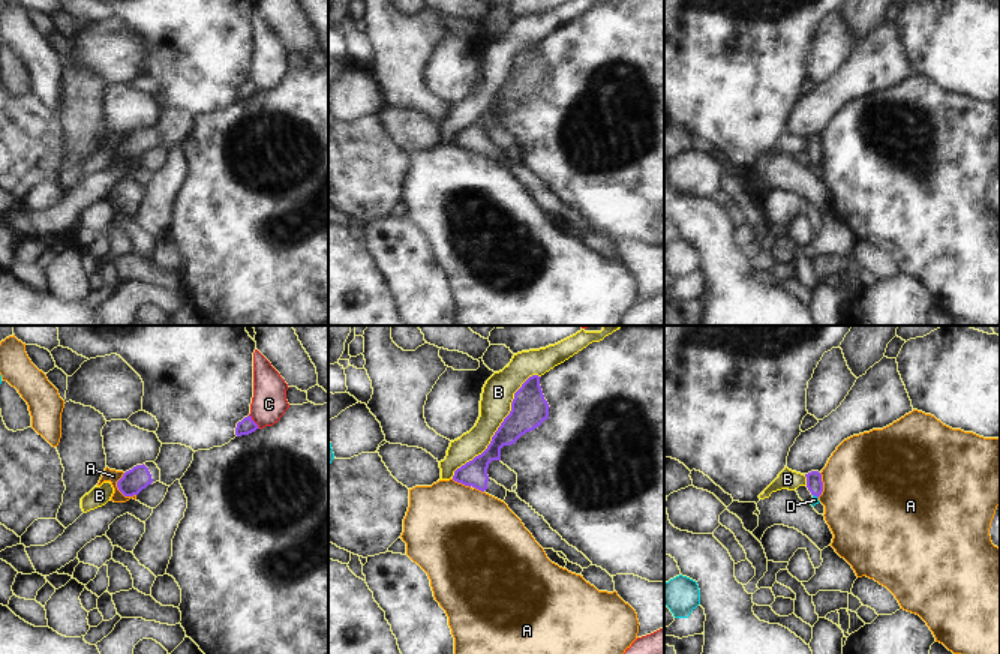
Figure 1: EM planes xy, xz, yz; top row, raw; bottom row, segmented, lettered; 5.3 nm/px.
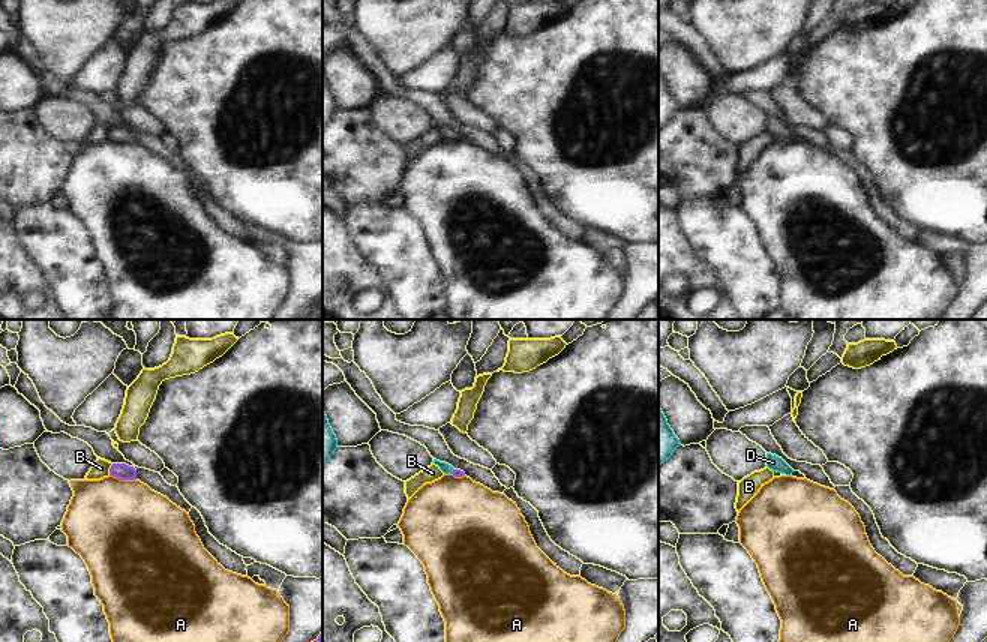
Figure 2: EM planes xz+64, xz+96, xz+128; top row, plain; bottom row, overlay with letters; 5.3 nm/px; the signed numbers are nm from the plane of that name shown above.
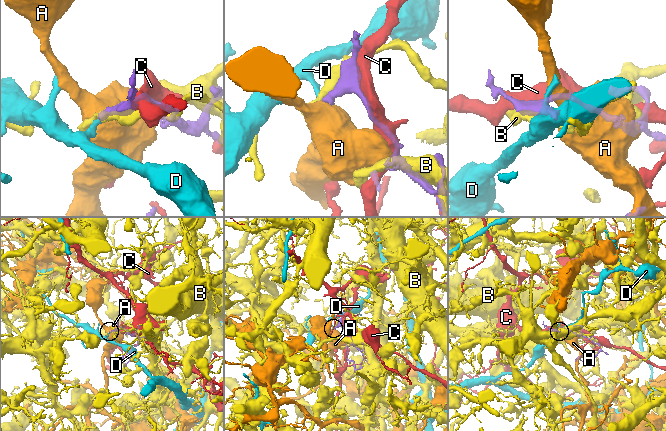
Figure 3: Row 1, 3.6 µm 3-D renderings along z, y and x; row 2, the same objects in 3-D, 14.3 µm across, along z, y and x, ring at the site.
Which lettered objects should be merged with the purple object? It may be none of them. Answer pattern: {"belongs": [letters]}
{"belongs": ["D"]}

